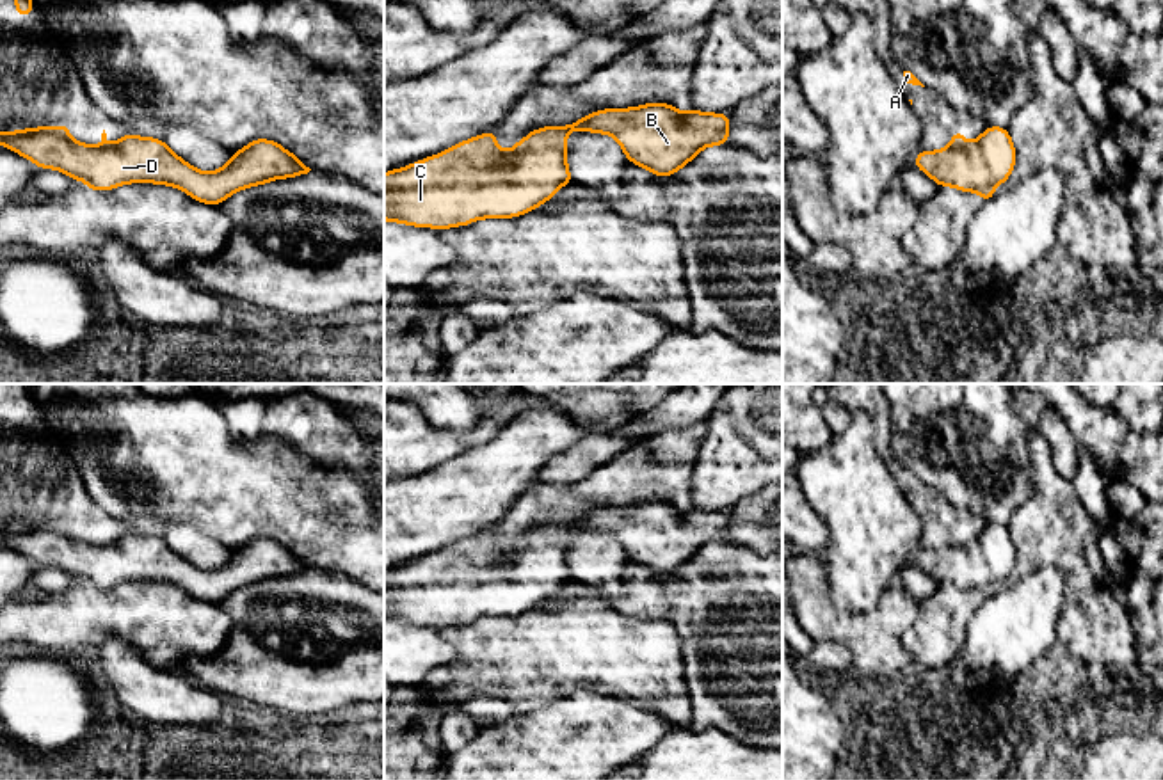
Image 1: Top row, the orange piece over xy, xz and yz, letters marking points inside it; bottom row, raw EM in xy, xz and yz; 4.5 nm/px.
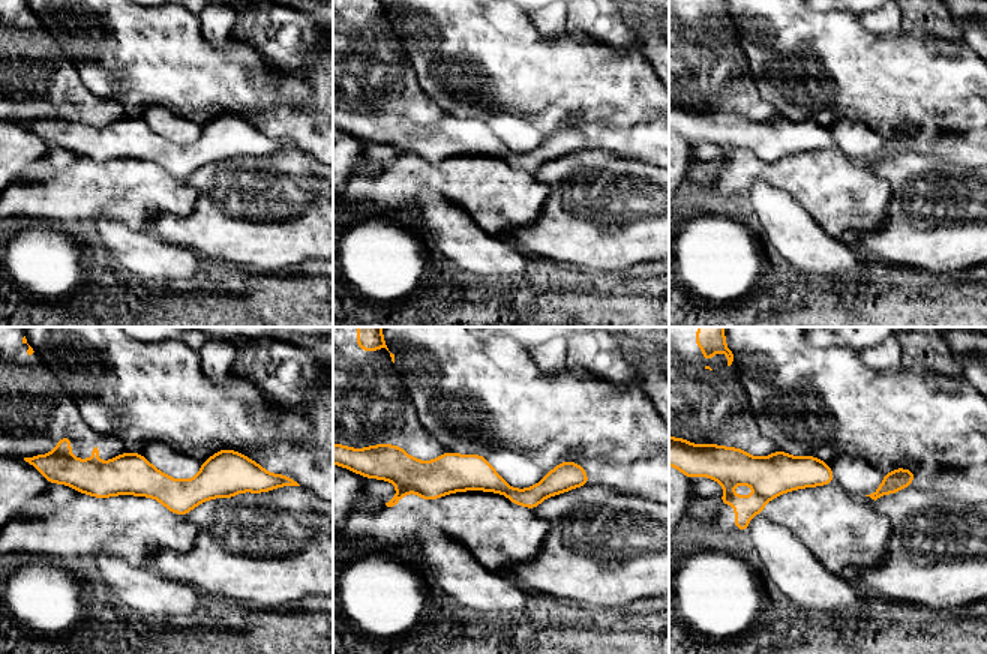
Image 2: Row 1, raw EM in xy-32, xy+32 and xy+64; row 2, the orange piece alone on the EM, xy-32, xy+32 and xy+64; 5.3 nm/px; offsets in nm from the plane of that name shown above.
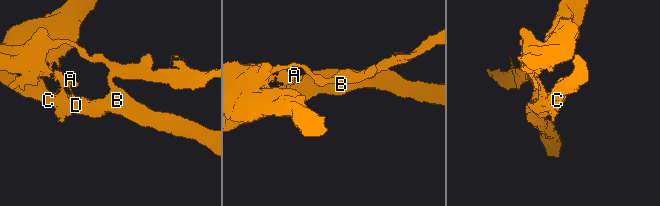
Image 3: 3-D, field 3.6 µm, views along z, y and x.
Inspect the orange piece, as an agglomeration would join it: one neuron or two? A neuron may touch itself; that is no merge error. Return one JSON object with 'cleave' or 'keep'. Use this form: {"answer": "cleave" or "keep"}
{"answer": "cleave"}

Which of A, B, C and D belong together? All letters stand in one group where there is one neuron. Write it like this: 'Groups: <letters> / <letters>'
Groups: A / B C D

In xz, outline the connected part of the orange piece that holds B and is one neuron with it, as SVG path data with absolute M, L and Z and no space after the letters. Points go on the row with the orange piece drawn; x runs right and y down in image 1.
M669 103L605 108L567 126L533 130L516 142L509 155L496 144L498 130L494 128L439 155L384 174L384 220L445 231L478 219L512 219L533 211L553 199L558 187L573 185L565 137L576 130L612 135L628 162L646 167L653 176L674 176L706 146L727 146L729 126L729 114L679 112Z

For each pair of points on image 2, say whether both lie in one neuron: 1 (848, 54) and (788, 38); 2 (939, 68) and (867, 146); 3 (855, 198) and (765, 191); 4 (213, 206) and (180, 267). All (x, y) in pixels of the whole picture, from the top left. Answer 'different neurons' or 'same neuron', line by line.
1: same neuron
2: different neurons
3: different neurons
4: different neurons

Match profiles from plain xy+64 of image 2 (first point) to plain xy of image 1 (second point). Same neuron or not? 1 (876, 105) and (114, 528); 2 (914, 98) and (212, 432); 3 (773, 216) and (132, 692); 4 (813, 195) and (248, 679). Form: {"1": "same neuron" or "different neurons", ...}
{"1": "different neurons", "2": "same neuron", "3": "same neuron", "4": "different neurons"}

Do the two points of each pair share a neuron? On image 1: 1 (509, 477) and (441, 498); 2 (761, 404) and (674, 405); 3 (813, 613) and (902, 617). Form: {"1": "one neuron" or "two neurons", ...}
{"1": "one neuron", "2": "one neuron", "3": "one neuron"}

